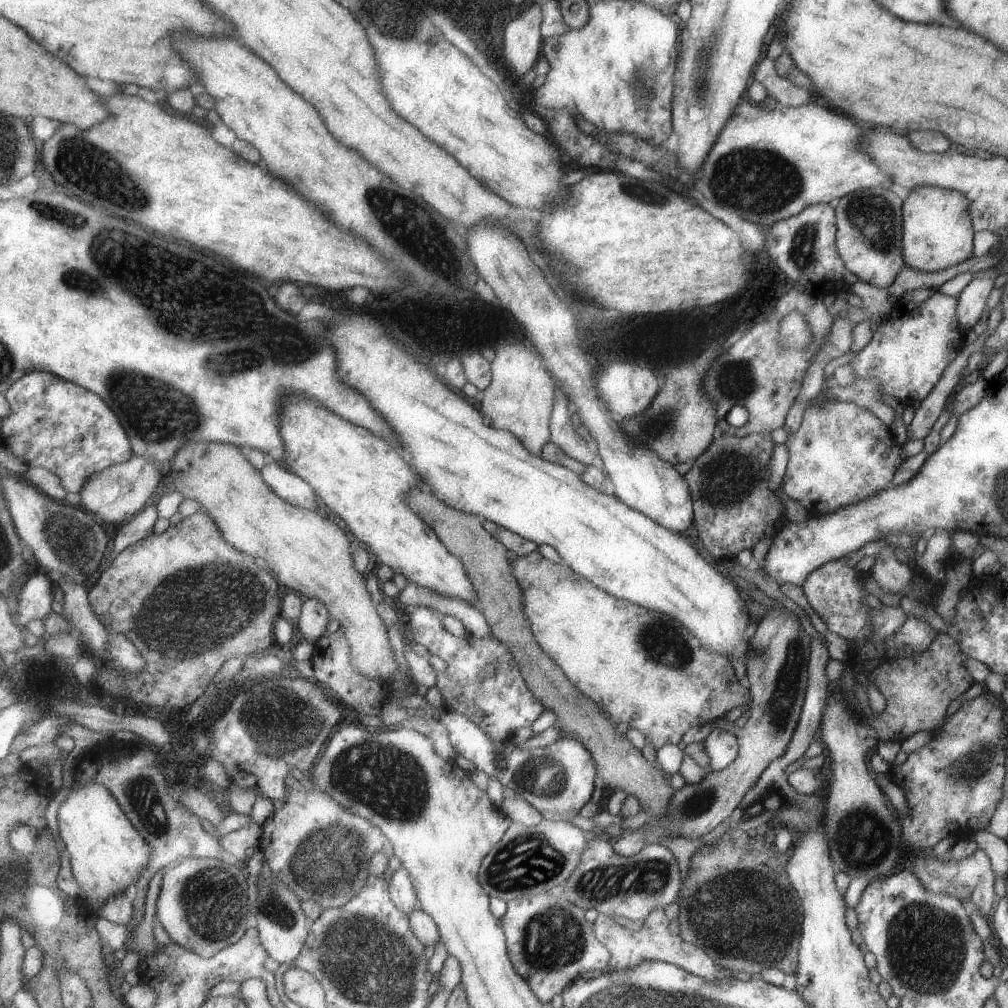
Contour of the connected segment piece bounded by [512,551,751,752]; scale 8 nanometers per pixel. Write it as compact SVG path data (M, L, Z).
M542 552L513 554L512 559L515 575L525 592L525 611L534 624L538 642L615 725L624 722L630 729L639 730L656 752L668 743L680 745L682 736L690 729L722 719L738 706L751 708L751 691L740 685L730 658L707 649L678 620L618 598L582 576L570 563L552 562Z

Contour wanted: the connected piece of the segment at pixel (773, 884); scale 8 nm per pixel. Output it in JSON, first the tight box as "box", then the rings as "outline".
{"box":[676,829,803,978],"outline":[[[736,829],[728,830],[711,846],[701,847],[692,858],[687,881],[680,886],[676,900],[679,905],[680,936],[701,948],[716,964],[731,971],[750,972],[753,978],[757,978],[761,970],[778,968],[786,975],[796,975],[803,906],[786,872],[792,851],[793,846],[790,846],[780,854],[774,845],[767,846],[762,835]]]}

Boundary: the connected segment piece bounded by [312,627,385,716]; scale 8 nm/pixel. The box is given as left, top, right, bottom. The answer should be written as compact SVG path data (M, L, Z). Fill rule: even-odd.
M344 627L336 633L330 633L317 642L312 659L315 668L316 680L326 687L333 689L341 698L344 704L356 709L359 714L378 716L382 714L385 703L382 702L381 693L384 685L378 680L372 680L358 672L352 664L352 644L348 639Z

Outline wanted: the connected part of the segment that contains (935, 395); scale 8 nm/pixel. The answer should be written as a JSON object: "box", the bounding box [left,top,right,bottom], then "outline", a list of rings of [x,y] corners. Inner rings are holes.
{"box":[908,304,1003,440],"outline":[[[997,304],[993,310],[990,311],[987,319],[987,331],[977,337],[977,341],[966,348],[962,348],[956,355],[956,358],[948,365],[944,371],[942,378],[934,387],[934,390],[920,403],[915,410],[914,418],[909,425],[908,434],[909,440],[918,438],[926,438],[938,417],[943,413],[944,406],[948,402],[948,396],[956,385],[960,382],[961,372],[967,364],[970,354],[979,346],[984,346],[987,336],[1000,324],[1002,320],[1003,310],[1000,304]]]}

